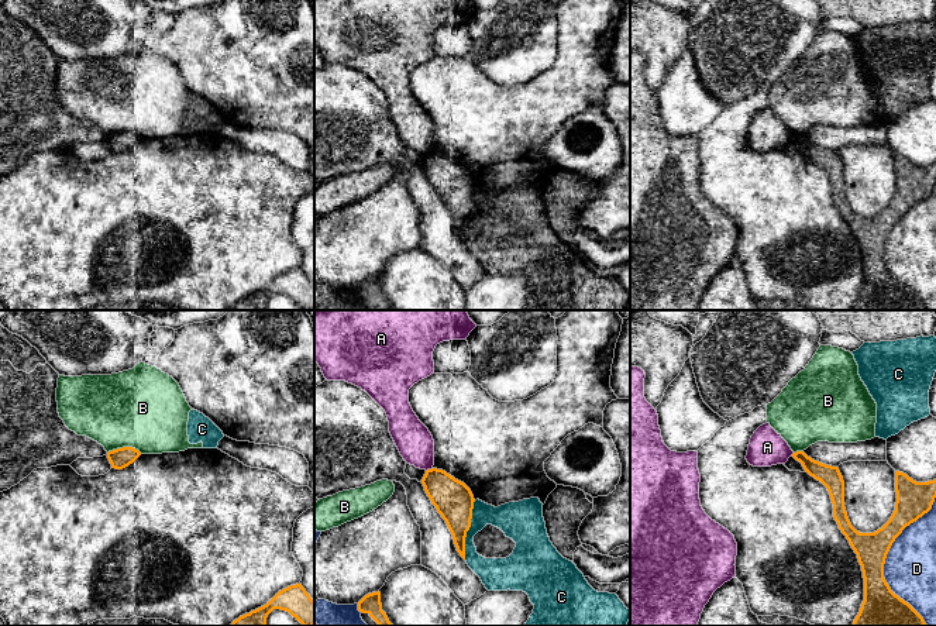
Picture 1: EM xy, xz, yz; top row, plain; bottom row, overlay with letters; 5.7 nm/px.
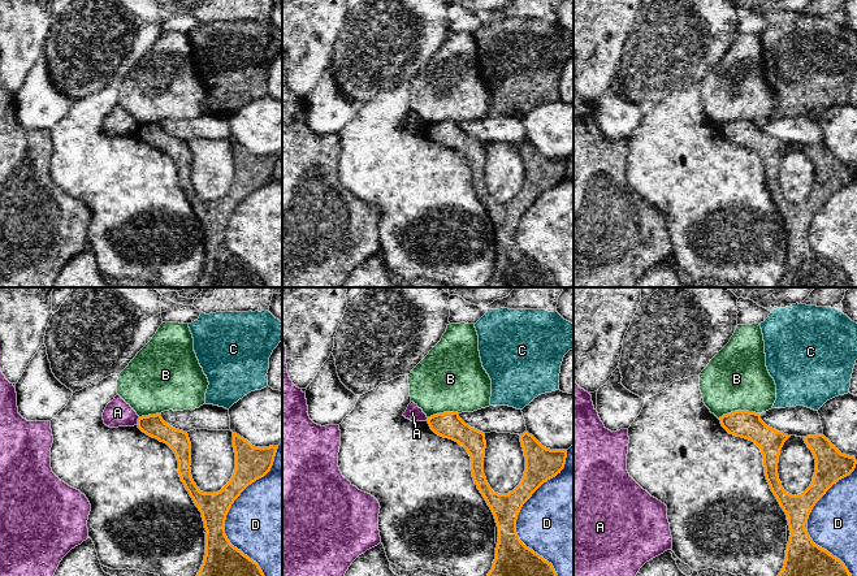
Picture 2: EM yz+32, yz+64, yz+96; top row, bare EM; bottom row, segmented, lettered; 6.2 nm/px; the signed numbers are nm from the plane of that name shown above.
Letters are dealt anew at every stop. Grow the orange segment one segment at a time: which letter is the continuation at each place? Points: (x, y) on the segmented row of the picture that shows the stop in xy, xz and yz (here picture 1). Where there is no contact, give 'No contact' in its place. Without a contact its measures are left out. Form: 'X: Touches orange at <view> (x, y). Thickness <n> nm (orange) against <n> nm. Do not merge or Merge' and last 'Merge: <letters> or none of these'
A: Touches orange at xz (429, 470). Thickness 220 nm (orange) against 200 nm. Do not merge
B: Touches orange at xy (124, 447). Thickness 120 nm (orange) against 460 nm. Do not merge
C: Touches orange at xz (468, 529). Thickness 220 nm (orange) against 180 nm. Do not merge
D: Touches orange at yz (884, 560). Thickness 200 nm (orange) against 300 nm. Do not merge
Merge: none of these

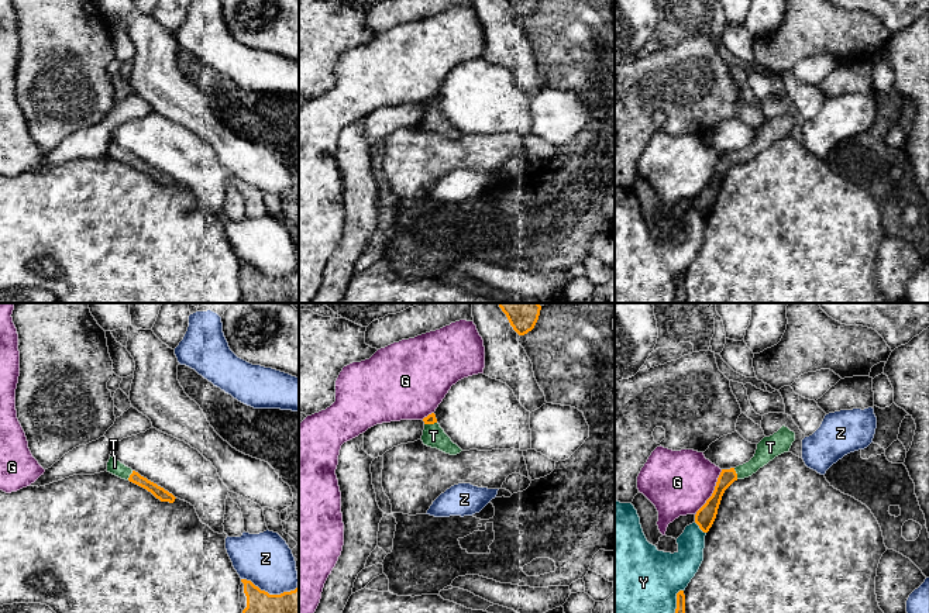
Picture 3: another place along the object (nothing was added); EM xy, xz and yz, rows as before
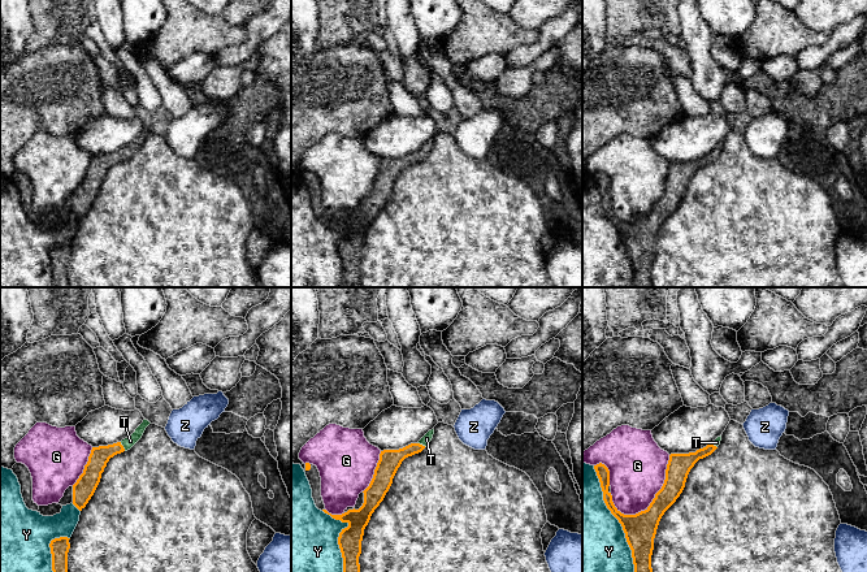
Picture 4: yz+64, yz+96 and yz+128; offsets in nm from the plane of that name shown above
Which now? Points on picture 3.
G: Touches orange at yz (714, 492). Thickness 110 nm (orange) against 360 nm. Do not merge
T: Touches orange at yz (736, 474). Thickness 90 nm (orange) against 130 nm. Merge
Y: Touches orange at yz (699, 527). Thickness 110 nm (orange) against 180 nm. Do not merge
Z: Touches orange at xy (268, 593). Thickness 140 nm (orange) against 300 nm. Do not merge
Merge: T

